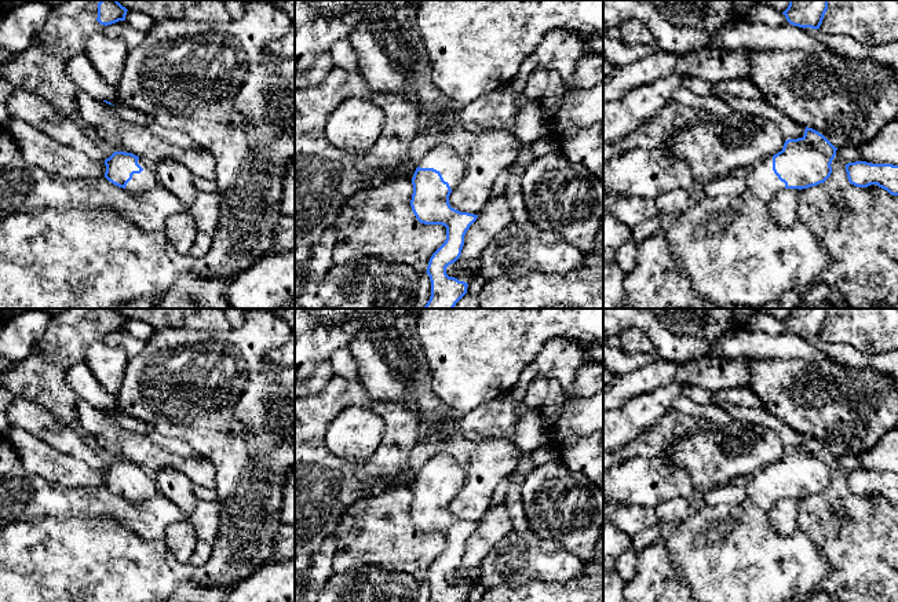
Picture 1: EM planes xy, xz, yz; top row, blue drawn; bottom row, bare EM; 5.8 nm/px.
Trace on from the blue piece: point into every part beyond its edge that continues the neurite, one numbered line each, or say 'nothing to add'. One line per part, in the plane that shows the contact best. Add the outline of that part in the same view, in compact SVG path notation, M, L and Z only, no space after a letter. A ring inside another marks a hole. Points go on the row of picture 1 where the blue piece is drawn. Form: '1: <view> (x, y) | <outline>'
1: xz (441, 157) | M441 143L424 154L419 167L439 171L453 190L463 180L467 163L466 157L457 154L450 146Z

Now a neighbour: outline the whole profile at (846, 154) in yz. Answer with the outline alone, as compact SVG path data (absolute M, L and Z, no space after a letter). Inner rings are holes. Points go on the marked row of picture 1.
M854 146L839 147L836 150L835 158L844 164L862 161L859 154L859 147L854 147Z

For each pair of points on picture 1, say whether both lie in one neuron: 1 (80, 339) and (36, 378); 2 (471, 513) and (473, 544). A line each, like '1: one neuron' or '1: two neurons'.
1: one neuron
2: two neurons

